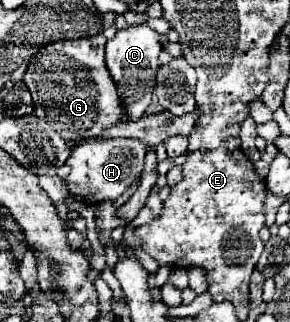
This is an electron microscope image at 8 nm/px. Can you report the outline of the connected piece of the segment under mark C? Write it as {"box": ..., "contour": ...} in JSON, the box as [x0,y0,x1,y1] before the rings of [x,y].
{"box":[105,22,161,122],"contour":[[[143,22],[129,26],[125,30],[119,30],[117,36],[107,42],[105,64],[107,64],[107,70],[113,78],[113,82],[119,88],[117,92],[119,92],[119,100],[125,108],[127,122],[137,122],[145,114],[147,106],[151,104],[151,92],[155,88],[155,74],[159,70],[159,60],[157,60],[159,52],[161,52],[159,34]]]}

